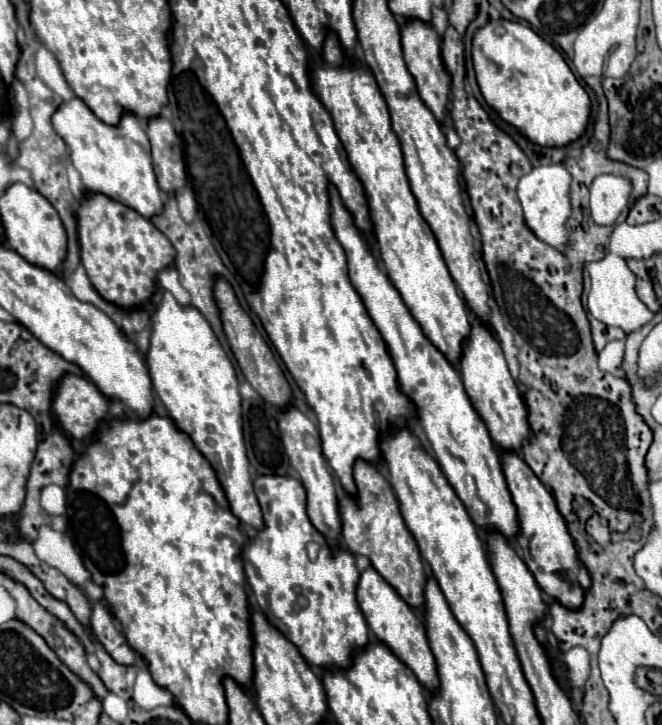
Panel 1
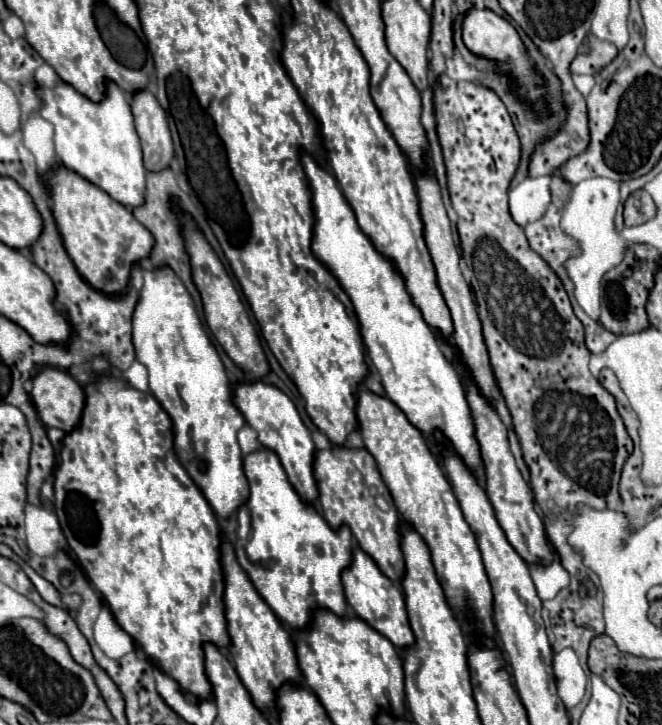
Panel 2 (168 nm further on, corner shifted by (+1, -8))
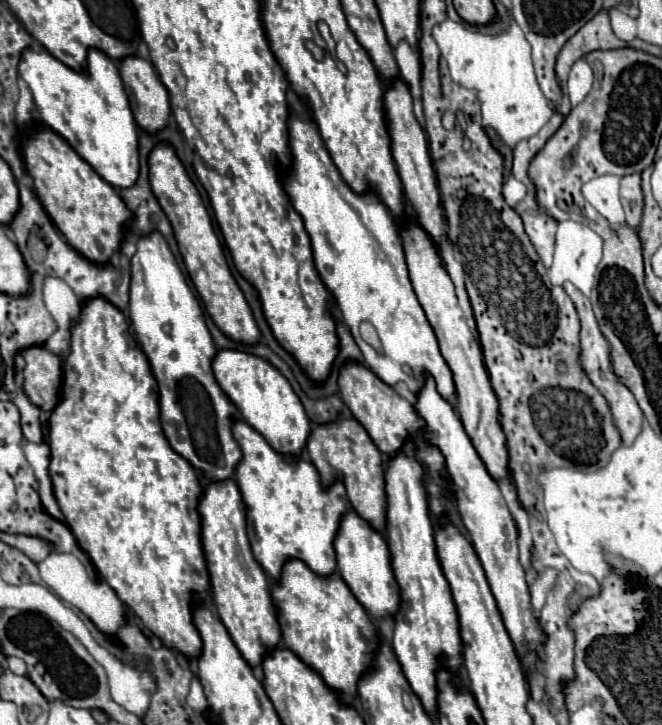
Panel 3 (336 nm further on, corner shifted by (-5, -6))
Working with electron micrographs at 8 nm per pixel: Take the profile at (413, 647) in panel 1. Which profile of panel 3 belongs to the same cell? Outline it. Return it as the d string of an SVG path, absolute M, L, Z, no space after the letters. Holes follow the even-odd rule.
M348 510L340 520L340 528L334 538L334 550L338 574L342 574L344 582L350 586L352 594L366 608L366 612L376 620L382 620L388 614L394 616L394 610L398 610L398 584L390 566L386 538L378 530L374 530L364 518L360 518L354 510Z

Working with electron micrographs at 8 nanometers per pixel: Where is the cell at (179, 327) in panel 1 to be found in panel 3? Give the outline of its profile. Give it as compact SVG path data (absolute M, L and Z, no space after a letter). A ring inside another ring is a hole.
M150 232L138 238L136 254L130 260L130 274L128 318L158 382L164 434L170 446L198 468L206 480L232 478L234 466L242 458L240 446L230 430L236 406L214 378L212 358L216 346L206 328L200 302L186 284L162 234Z

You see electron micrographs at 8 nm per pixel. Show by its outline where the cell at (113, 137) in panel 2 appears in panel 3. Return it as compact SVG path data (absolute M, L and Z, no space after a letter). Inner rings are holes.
M26 48L18 72L32 90L40 118L114 188L126 188L138 178L138 126L124 92L116 62L104 52L88 50L88 68L76 72L46 50Z

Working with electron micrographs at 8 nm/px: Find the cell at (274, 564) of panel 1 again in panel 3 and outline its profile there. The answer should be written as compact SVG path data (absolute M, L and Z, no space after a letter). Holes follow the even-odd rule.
M232 418L232 434L242 448L242 460L236 464L234 480L246 502L248 540L254 558L270 578L278 578L278 566L286 558L302 558L318 574L336 570L334 536L342 514L348 510L348 498L342 480L324 486L316 466L308 458L294 458L276 452L266 438L242 418Z

